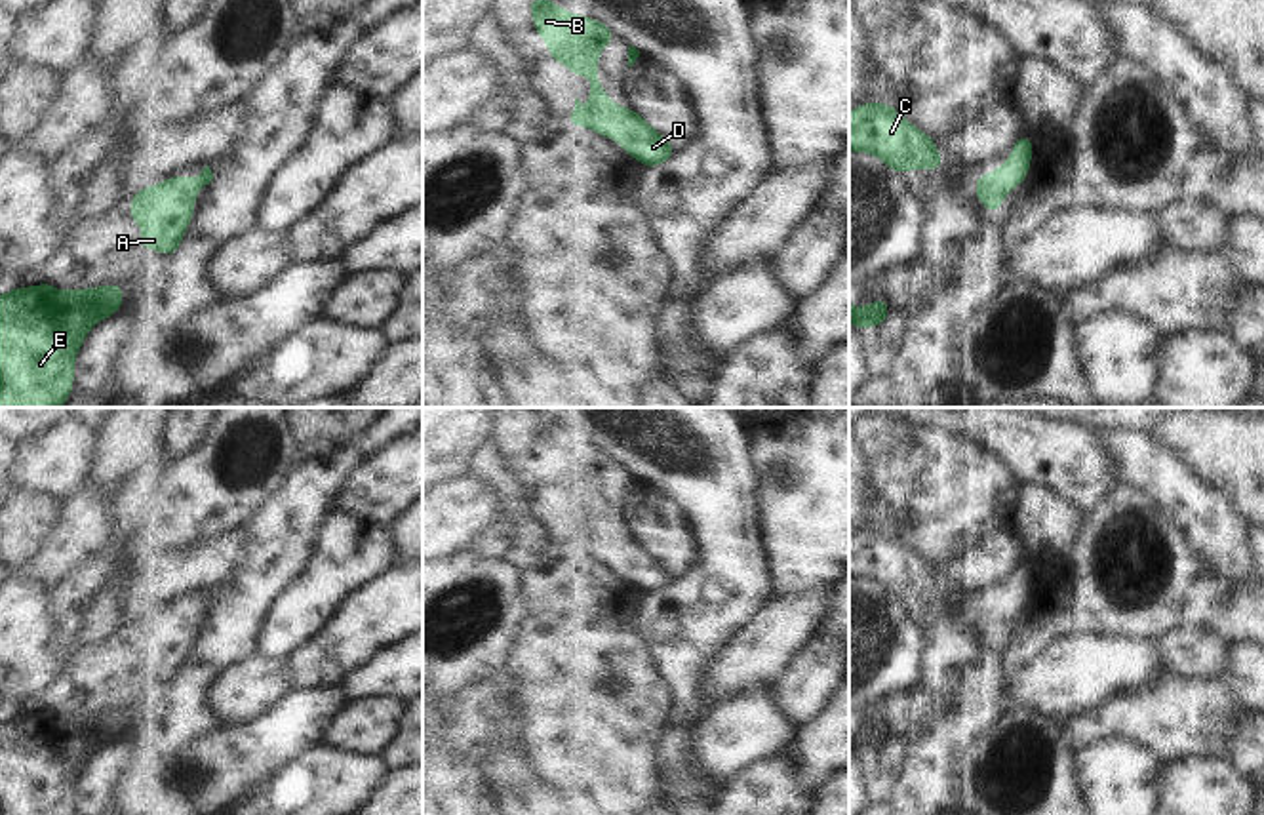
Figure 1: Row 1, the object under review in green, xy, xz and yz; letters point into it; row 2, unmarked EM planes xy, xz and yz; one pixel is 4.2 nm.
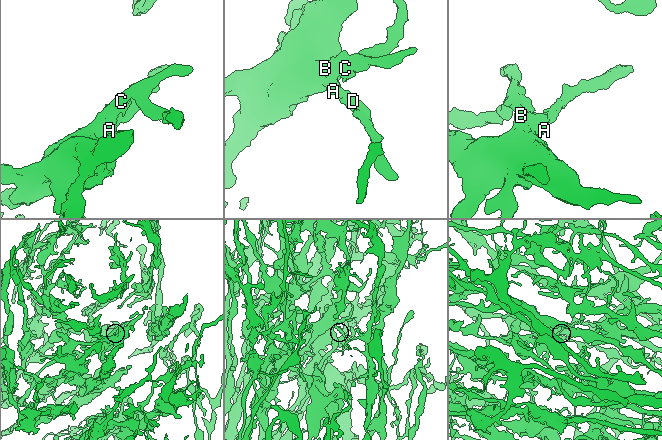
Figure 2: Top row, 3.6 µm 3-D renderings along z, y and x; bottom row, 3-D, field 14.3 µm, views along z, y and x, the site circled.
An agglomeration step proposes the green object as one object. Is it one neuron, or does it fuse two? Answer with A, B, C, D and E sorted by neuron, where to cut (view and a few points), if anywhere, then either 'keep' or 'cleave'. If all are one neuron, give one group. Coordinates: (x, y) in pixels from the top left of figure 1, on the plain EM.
A B C D E; no cut; keep

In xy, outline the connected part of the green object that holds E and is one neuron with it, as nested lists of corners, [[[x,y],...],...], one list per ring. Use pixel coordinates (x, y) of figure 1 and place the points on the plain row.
[[[42,708],[0,722],[0,815],[72,815],[74,783],[86,760],[105,743],[118,741],[124,726],[120,710],[59,718]]]

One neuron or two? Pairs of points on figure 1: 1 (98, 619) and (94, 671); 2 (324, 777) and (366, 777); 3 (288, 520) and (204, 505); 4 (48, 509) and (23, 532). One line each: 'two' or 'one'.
1: two
2: one
3: two
4: one

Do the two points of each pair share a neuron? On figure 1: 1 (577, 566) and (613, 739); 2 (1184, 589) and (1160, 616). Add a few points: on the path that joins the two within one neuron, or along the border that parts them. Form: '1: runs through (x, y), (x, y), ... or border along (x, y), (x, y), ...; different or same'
1: runs through (579, 610), (579, 665), (592, 695); same
2: runs through (1179, 595), (1164, 610); same

